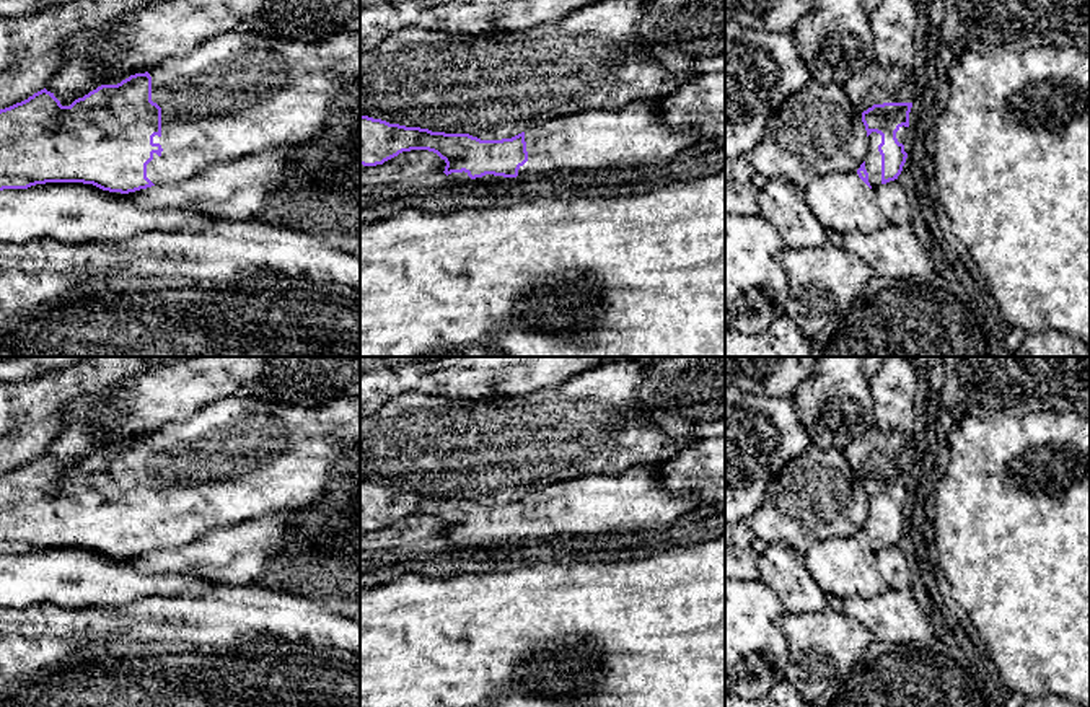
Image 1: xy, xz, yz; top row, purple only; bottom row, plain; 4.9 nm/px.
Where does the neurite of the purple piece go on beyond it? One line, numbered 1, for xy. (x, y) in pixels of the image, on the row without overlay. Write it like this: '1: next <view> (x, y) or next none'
1: next xy (238, 458)

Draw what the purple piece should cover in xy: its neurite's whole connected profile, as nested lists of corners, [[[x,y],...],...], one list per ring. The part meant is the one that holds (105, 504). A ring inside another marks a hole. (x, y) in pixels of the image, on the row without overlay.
[[[254,396],[217,399],[181,422],[163,425],[150,437],[130,440],[117,450],[101,450],[70,471],[62,471],[44,453],[0,474],[0,556],[46,547],[83,547],[129,559],[182,547],[213,529],[314,503],[332,482],[337,459],[357,450],[360,397],[342,397],[314,407]]]

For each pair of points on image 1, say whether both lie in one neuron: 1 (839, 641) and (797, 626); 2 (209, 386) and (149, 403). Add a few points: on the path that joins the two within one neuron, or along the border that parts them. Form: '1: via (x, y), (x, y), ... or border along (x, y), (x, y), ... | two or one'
1: via (830, 641), (815, 641), (807, 634) | one
2: via (194, 386), (183, 386), (163, 395) | one

